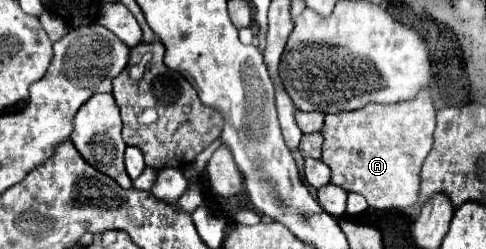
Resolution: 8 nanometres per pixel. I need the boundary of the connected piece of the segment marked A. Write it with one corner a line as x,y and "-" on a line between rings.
431,90
421,92
415,100
397,104
367,104
353,112
327,114
321,128
323,156
321,160
331,168
331,182
347,192
365,196
367,204
375,210
405,210
421,204
421,166
433,146
435,108
431,102

